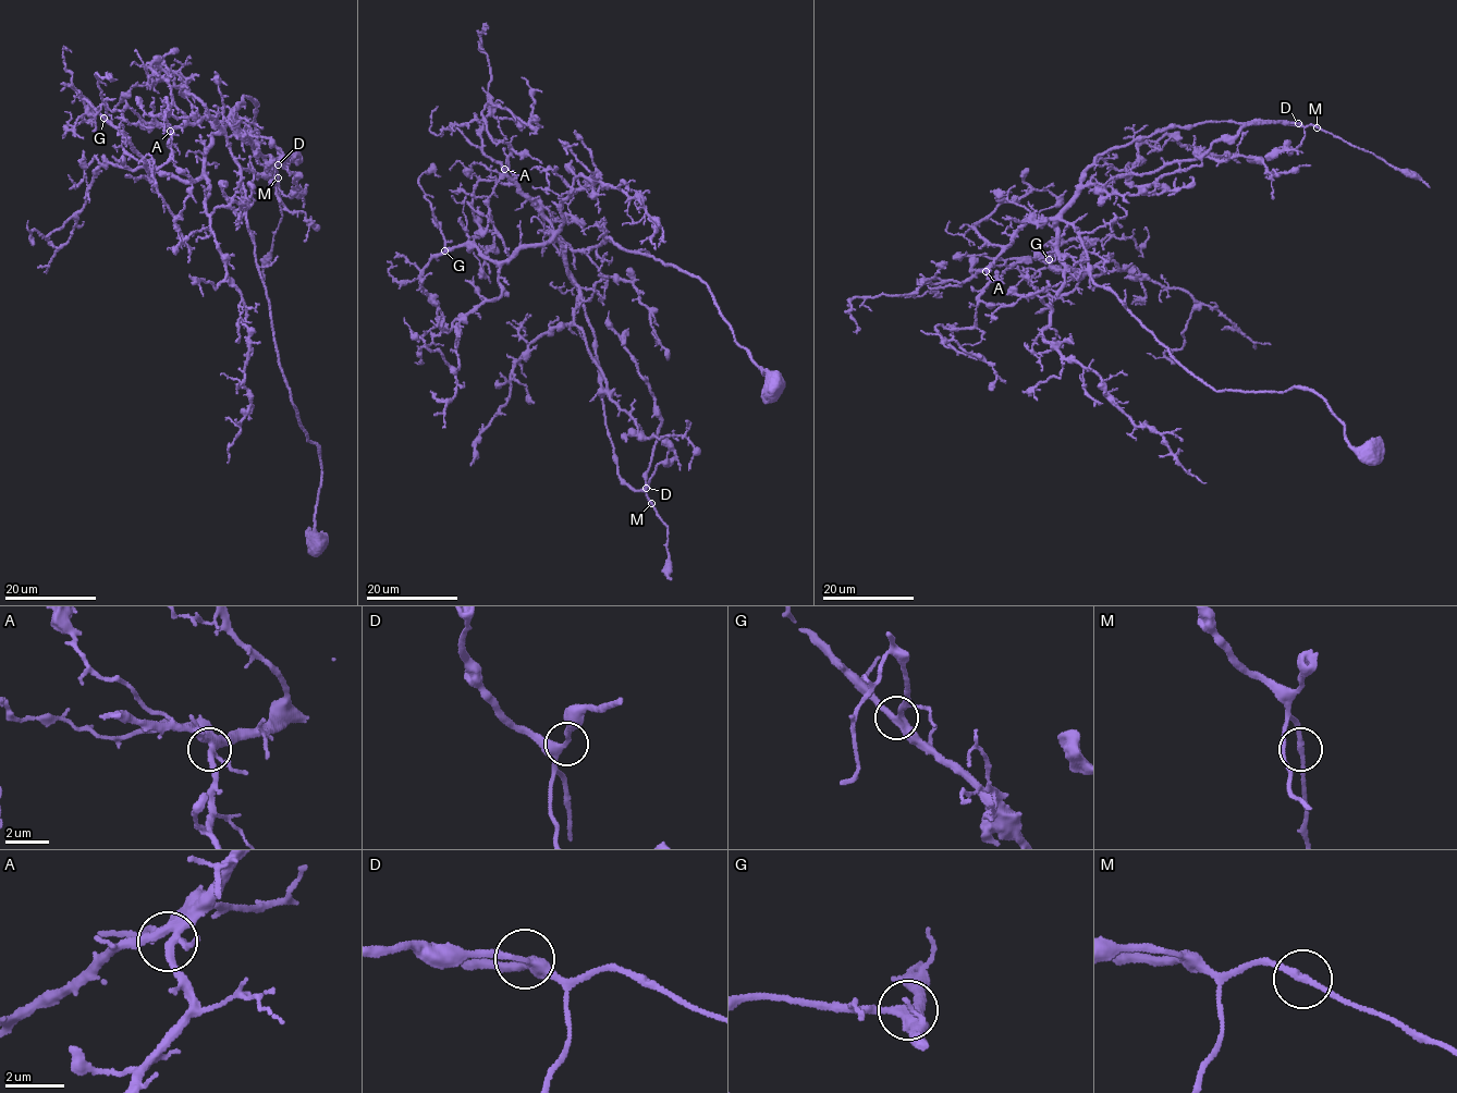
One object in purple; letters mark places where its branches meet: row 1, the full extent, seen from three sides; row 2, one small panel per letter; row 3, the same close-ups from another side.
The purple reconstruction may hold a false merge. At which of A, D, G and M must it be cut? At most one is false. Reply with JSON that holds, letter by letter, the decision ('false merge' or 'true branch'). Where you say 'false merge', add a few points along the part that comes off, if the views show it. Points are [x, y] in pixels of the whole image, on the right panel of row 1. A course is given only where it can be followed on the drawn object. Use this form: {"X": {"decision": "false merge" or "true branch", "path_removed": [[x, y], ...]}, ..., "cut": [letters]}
{"A": {"decision": "true branch"}, "D": {"decision": "true branch"}, "G": {"decision": "true branch"}, "M": {"decision": "true branch"}, "cut": []}

